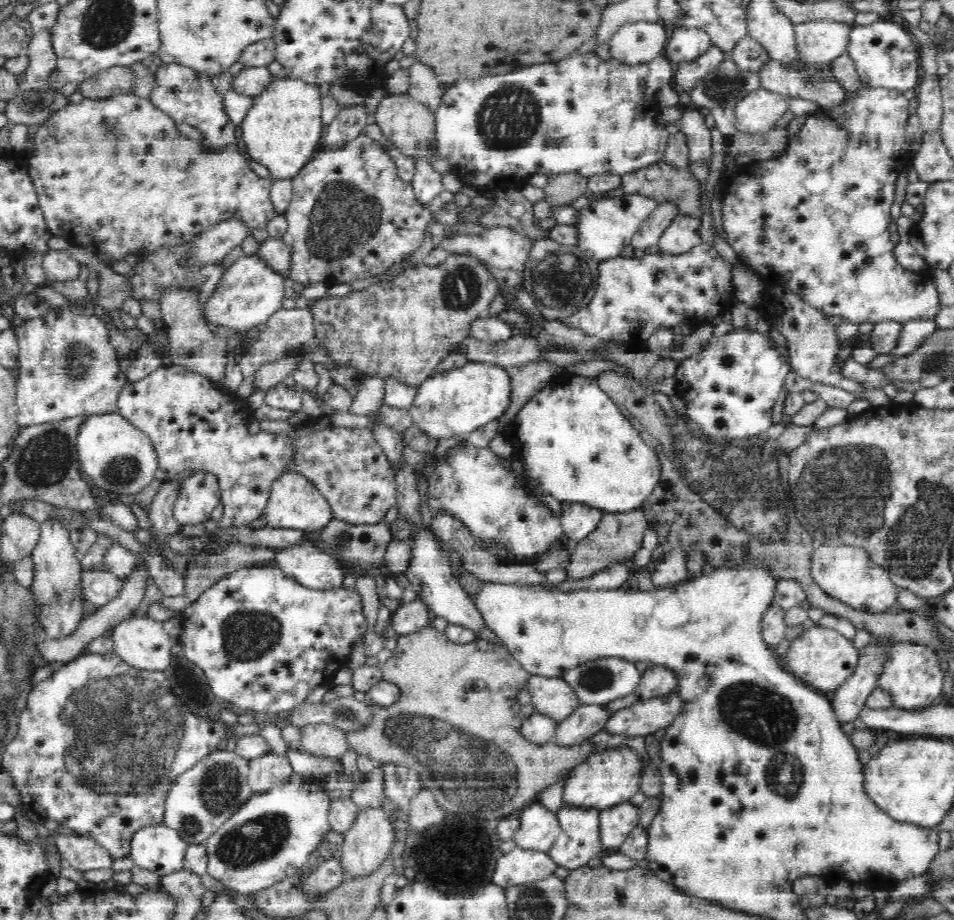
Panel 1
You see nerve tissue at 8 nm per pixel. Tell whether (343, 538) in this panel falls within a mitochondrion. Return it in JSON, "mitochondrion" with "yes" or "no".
{"mitochondrion":"yes"}

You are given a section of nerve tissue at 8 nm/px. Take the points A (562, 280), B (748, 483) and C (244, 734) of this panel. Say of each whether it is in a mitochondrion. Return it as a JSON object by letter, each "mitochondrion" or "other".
{"A":"mitochondrion","B":"mitochondrion","C":"other"}

